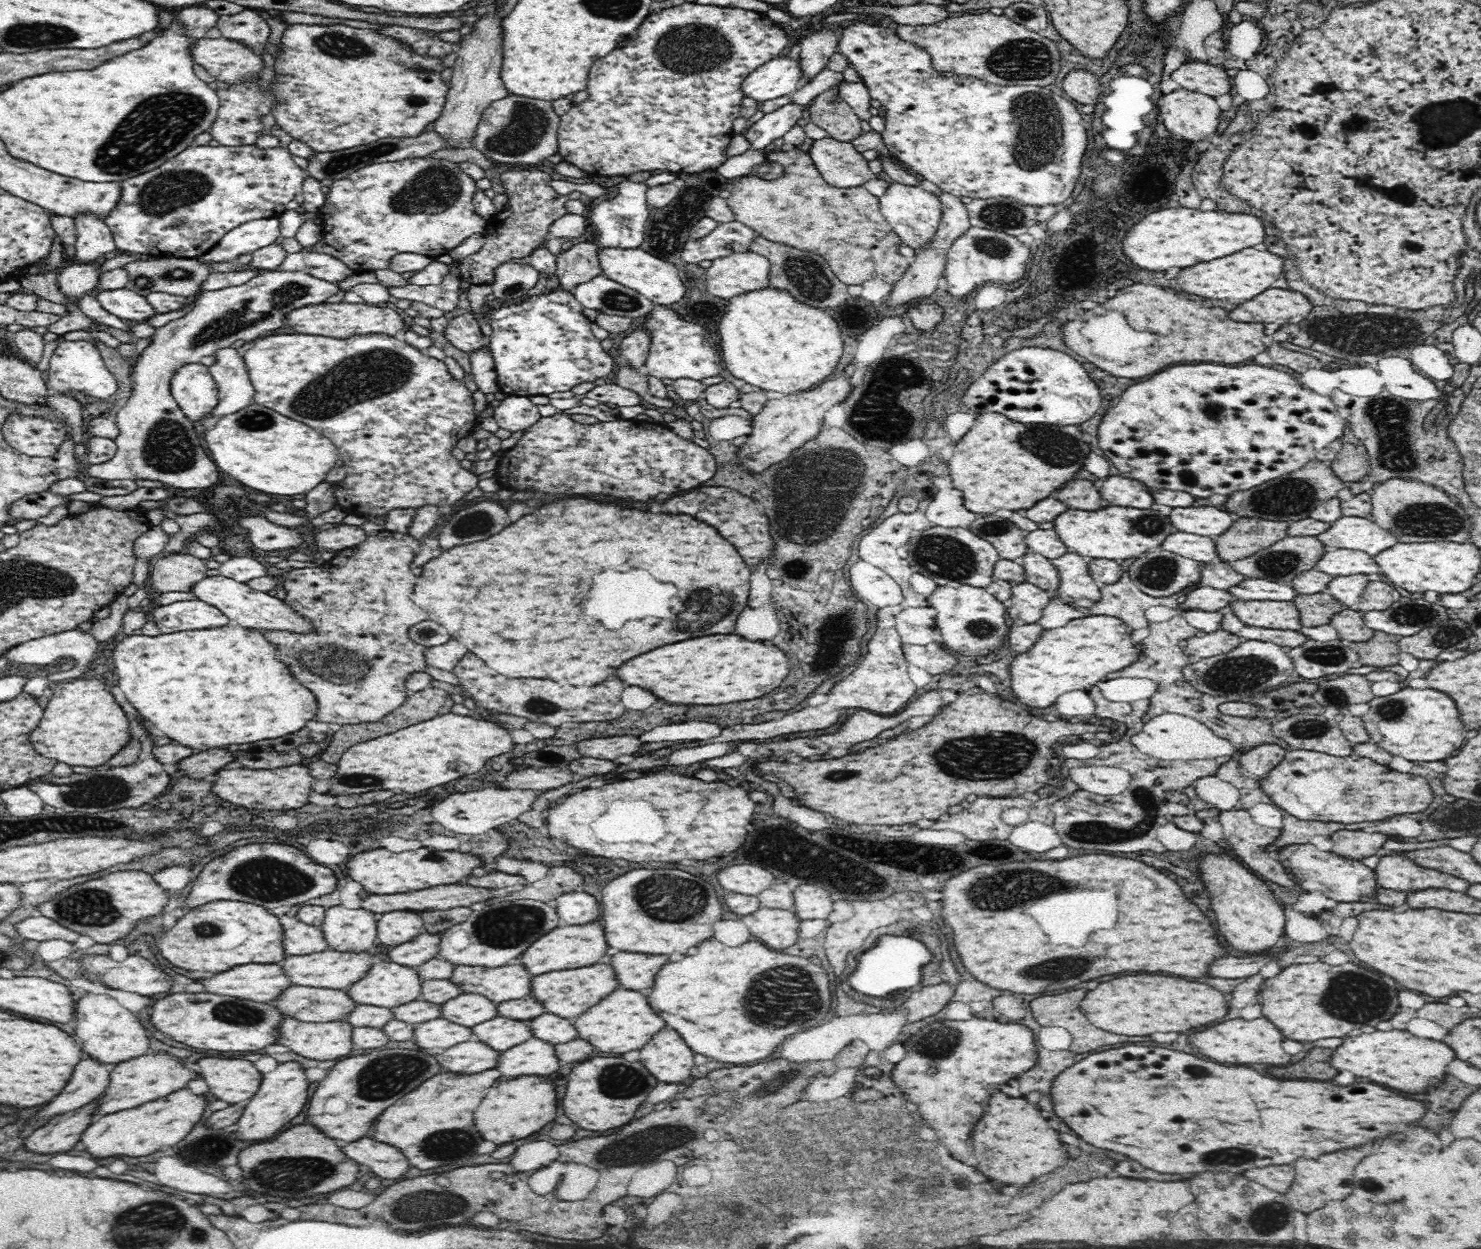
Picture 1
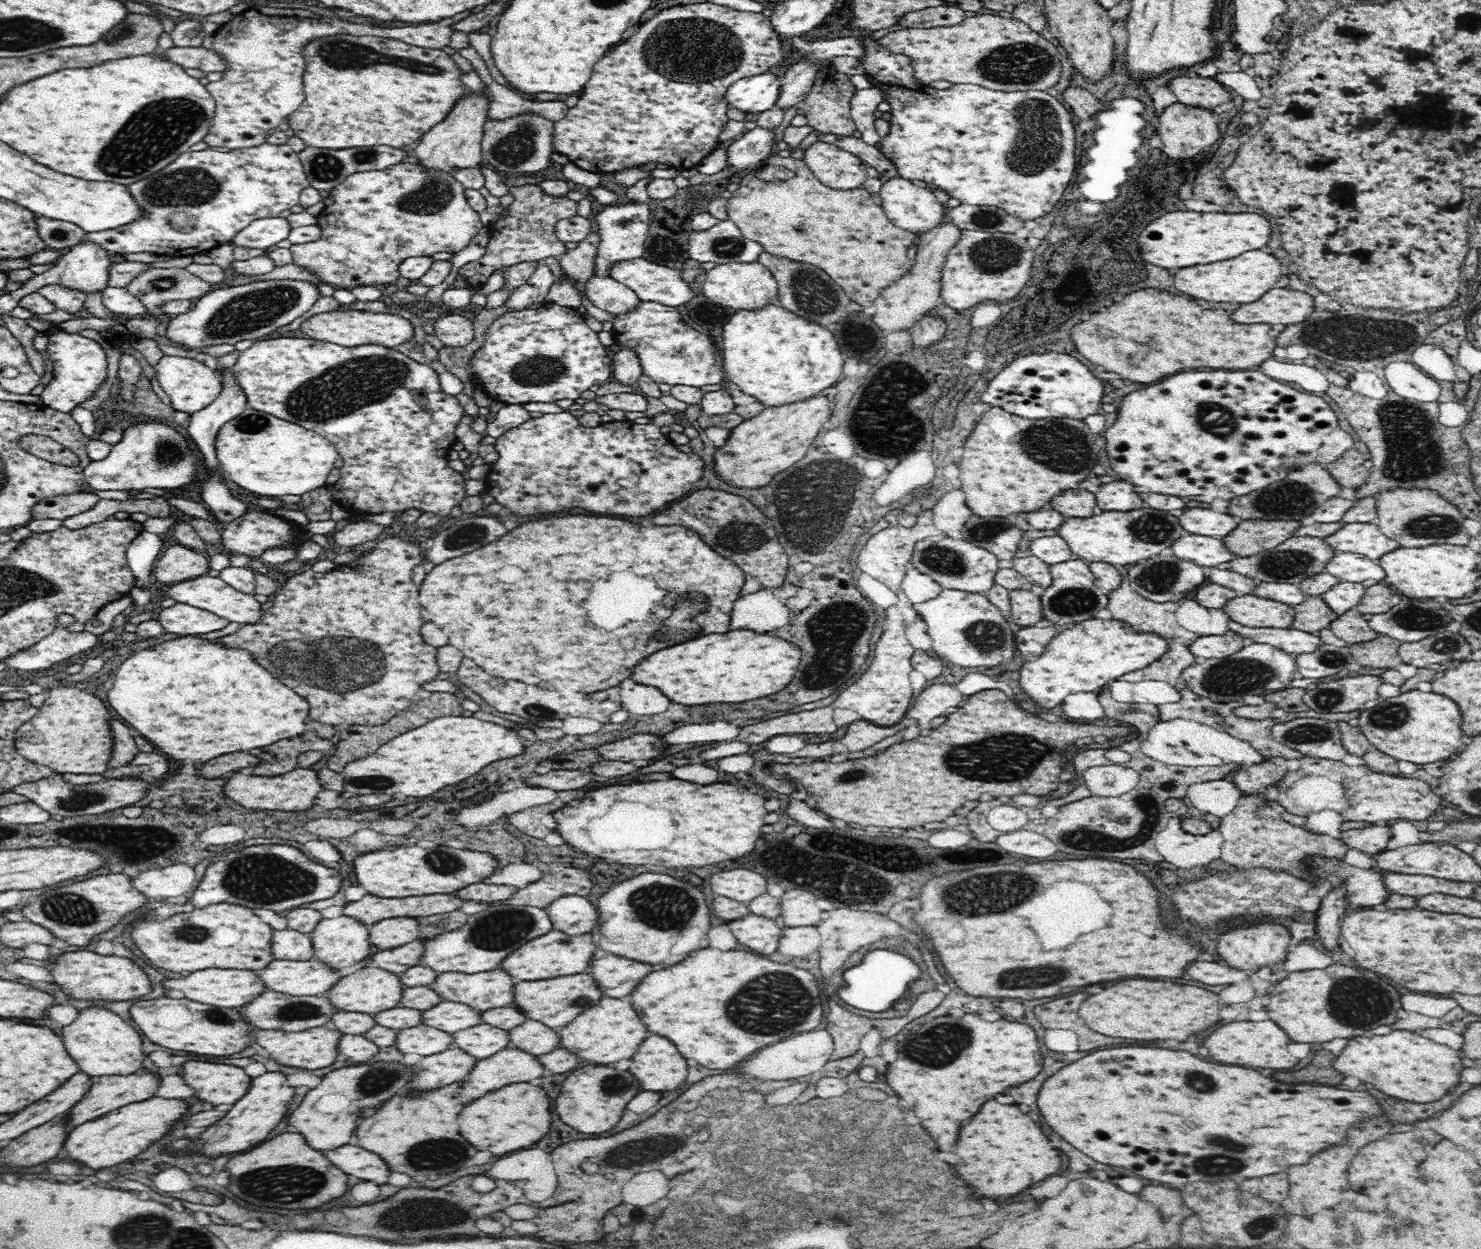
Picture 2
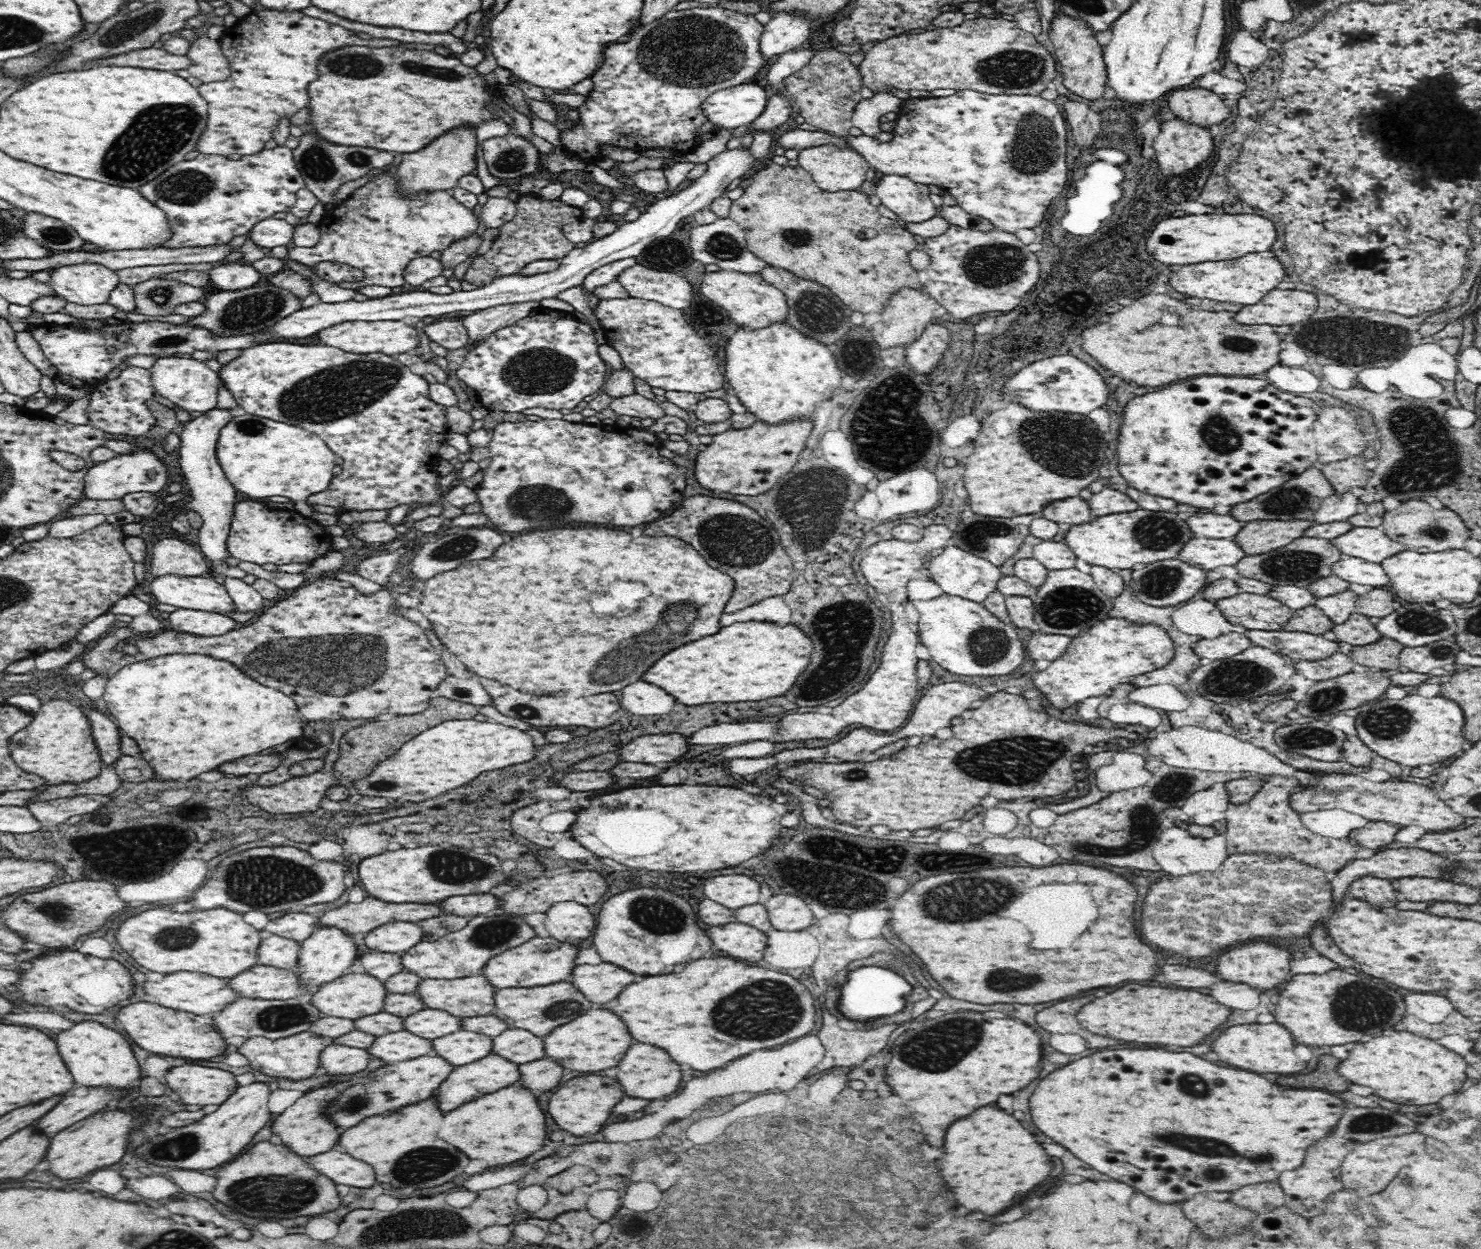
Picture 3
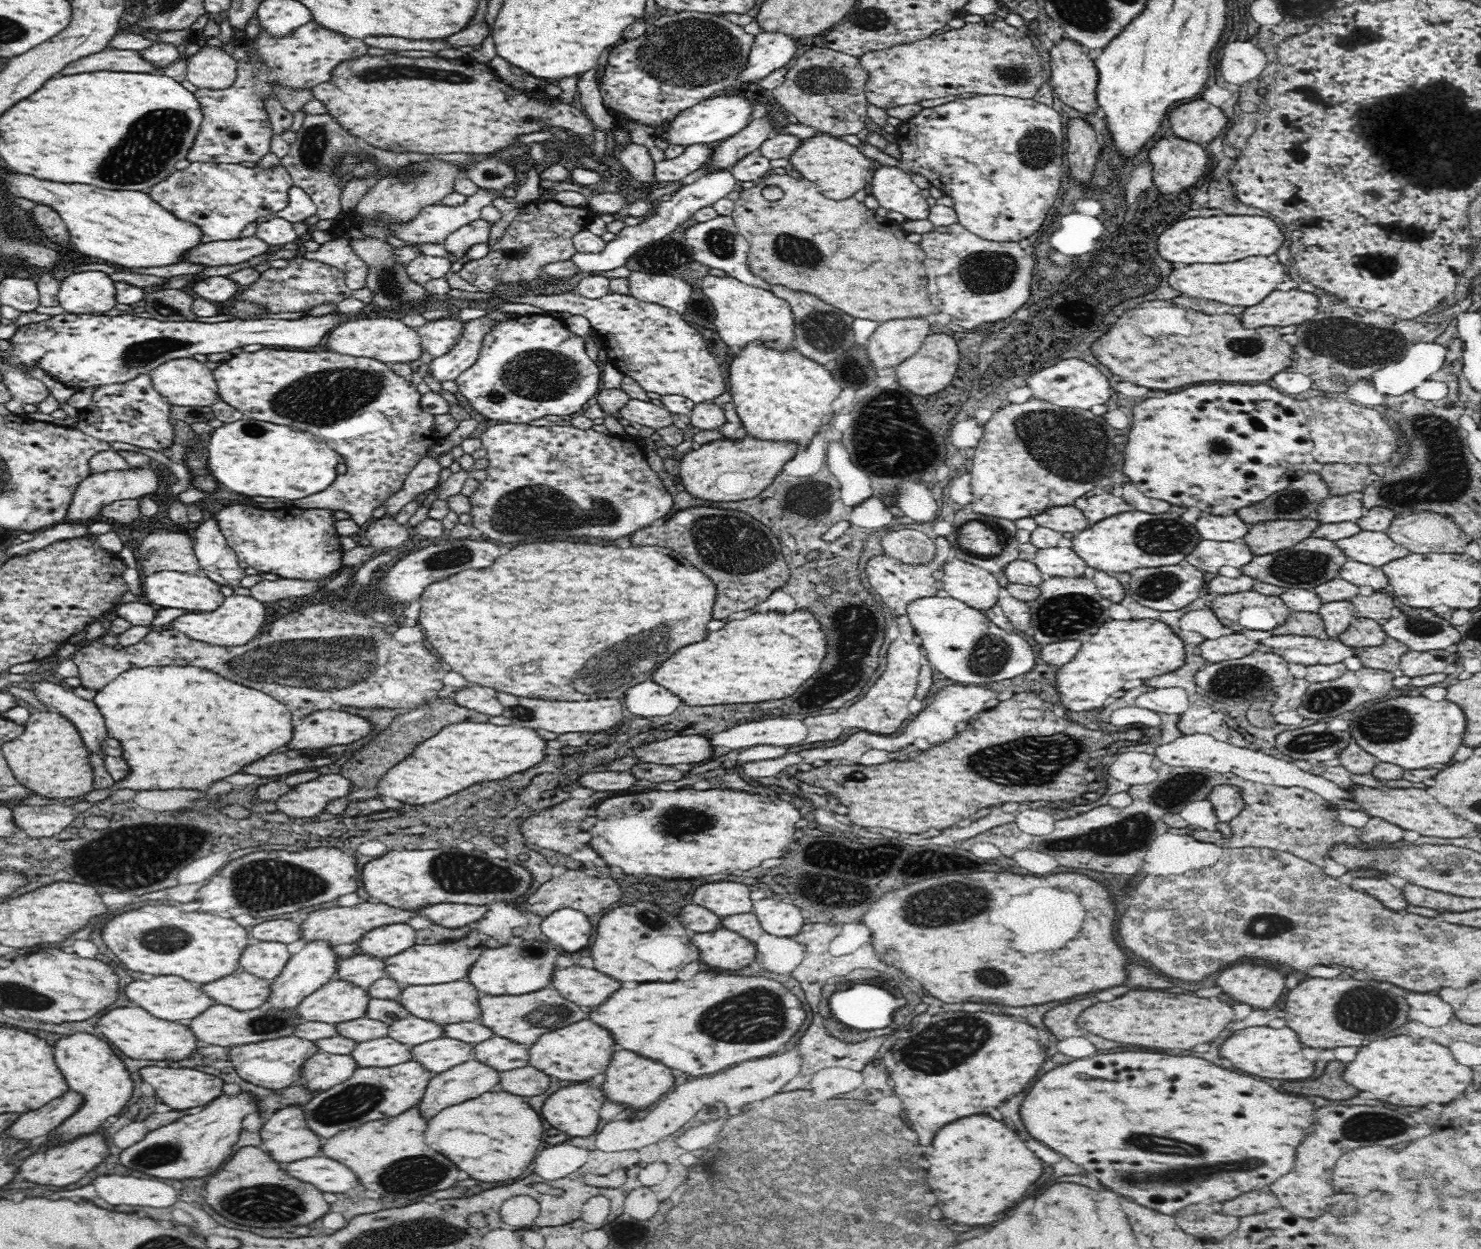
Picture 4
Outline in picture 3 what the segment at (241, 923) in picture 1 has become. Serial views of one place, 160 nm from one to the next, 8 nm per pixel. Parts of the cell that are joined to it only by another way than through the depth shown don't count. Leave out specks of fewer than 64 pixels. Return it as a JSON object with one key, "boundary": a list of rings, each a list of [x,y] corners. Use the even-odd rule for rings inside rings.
{"boundary":[[[152,908],[128,918],[116,932],[116,942],[140,966],[151,972],[212,972],[227,979],[259,964],[259,948],[264,932],[255,929],[234,909],[191,910],[179,913]]]}

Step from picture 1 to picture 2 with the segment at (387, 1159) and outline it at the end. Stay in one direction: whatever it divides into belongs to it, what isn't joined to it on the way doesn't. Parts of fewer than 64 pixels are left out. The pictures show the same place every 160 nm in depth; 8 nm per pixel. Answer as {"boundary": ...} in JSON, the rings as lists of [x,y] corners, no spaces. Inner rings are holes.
{"boundary":[[[342,1146],[332,1152],[328,1152],[332,1164],[335,1164],[342,1172],[352,1174],[360,1180],[371,1180],[376,1184],[386,1184],[390,1176],[390,1165],[384,1164],[386,1160],[380,1160],[371,1150],[364,1150],[360,1146]]]}

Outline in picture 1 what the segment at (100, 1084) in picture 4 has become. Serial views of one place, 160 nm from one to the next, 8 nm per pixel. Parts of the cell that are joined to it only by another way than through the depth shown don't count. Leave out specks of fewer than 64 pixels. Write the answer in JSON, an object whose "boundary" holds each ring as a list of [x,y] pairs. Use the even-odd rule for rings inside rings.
{"boundary":[[[107,990],[87,992],[84,996],[78,996],[76,1001],[74,1032],[76,1040],[82,1042],[82,1050],[88,1056],[115,1066],[151,1052],[148,1027],[143,1025],[134,1012],[124,1008],[111,992]]]}

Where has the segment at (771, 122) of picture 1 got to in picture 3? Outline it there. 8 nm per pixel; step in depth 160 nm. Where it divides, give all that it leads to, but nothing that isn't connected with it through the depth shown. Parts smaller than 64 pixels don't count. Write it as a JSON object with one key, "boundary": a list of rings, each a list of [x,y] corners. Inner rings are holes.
{"boundary":[[[736,148],[736,149],[726,149],[724,152],[720,152],[718,156],[714,156],[712,160],[707,162],[706,172],[697,178],[695,181],[687,187],[678,191],[675,195],[670,195],[663,199],[657,200],[651,206],[649,206],[646,212],[642,213],[639,218],[635,221],[628,221],[623,225],[620,225],[612,234],[604,236],[601,239],[592,240],[591,243],[587,244],[583,248],[574,247],[564,258],[560,259],[560,267],[553,272],[544,272],[544,274],[538,274],[536,276],[518,276],[509,275],[501,276],[500,278],[494,279],[490,284],[483,286],[482,288],[476,288],[474,290],[463,290],[453,291],[450,294],[436,294],[423,289],[407,289],[400,294],[391,294],[382,298],[366,299],[364,302],[358,302],[357,300],[351,299],[345,302],[339,303],[316,303],[315,305],[300,309],[299,311],[293,312],[291,315],[285,316],[282,320],[274,326],[264,330],[266,334],[270,334],[273,339],[284,340],[288,338],[308,338],[309,336],[314,336],[316,332],[320,332],[321,329],[328,328],[334,324],[340,324],[344,321],[350,320],[364,320],[364,321],[380,321],[380,320],[402,320],[405,316],[414,316],[414,318],[424,318],[425,316],[436,316],[436,317],[453,317],[458,312],[476,312],[485,308],[490,308],[492,306],[498,306],[500,304],[514,304],[516,302],[539,302],[544,300],[544,298],[554,298],[560,292],[572,288],[572,286],[580,286],[583,284],[583,280],[586,278],[590,272],[597,270],[598,268],[604,267],[605,264],[610,264],[610,262],[616,262],[616,260],[622,260],[622,258],[636,258],[642,251],[649,246],[650,243],[658,238],[665,239],[669,237],[674,230],[677,230],[679,222],[693,215],[699,210],[706,209],[708,204],[712,204],[716,198],[725,196],[726,188],[732,180],[740,178],[746,174],[746,170],[752,168],[755,162],[755,155],[752,153],[750,148]]]}

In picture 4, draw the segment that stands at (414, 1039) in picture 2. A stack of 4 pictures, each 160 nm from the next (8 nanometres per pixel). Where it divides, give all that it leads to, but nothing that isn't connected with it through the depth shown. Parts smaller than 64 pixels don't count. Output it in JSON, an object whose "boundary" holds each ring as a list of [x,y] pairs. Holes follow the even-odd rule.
{"boundary":[[[386,1036],[356,1043],[349,1054],[360,1068],[386,1068],[412,1061],[412,1047]]]}

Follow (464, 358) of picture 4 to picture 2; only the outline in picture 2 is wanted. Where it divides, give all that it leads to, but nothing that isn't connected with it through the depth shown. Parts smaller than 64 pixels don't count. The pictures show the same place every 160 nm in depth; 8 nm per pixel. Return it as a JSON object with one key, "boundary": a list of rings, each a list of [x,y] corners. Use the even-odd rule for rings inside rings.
{"boundary":[[[538,261],[538,264],[538,269],[528,279],[528,282],[514,289],[506,299],[503,304],[506,306],[505,312],[516,312],[516,310],[525,309],[526,306],[532,306],[532,304],[542,304],[550,287],[555,284],[555,277],[552,269],[543,261]]]}

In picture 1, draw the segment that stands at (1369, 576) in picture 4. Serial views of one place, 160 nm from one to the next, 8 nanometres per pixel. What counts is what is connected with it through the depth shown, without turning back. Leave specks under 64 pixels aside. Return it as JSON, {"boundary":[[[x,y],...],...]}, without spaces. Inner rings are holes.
{"boundary":[[[1338,548],[1324,552],[1315,566],[1319,571],[1336,576],[1350,576],[1352,574],[1378,574],[1378,563],[1366,551]]]}

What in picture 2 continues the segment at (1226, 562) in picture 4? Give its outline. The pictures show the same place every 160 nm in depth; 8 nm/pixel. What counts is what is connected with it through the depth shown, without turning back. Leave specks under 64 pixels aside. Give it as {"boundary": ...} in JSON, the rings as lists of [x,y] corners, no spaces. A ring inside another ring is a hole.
{"boundary":[[[1190,534],[1176,540],[1169,553],[1204,568],[1216,567],[1235,557],[1228,548],[1224,548],[1222,539]]]}

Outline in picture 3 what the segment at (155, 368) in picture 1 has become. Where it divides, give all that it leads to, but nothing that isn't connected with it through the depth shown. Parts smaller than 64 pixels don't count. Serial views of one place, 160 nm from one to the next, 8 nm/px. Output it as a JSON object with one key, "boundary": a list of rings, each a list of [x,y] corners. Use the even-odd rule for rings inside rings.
{"boundary":[[[263,281],[244,289],[225,289],[204,299],[204,312],[190,317],[188,324],[207,328],[218,336],[257,334],[278,323],[285,316],[299,311],[302,299],[282,286]],[[134,448],[130,454],[117,454],[114,458],[100,462],[88,470],[84,476],[83,499],[121,500],[128,494],[150,492],[162,495],[168,482],[166,466],[152,453],[144,449]]]}

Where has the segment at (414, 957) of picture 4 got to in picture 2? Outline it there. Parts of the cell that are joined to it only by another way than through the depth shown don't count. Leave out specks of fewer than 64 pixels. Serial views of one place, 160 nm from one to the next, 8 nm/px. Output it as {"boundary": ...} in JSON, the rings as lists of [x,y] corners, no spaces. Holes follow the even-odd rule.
{"boundary":[[[490,902],[483,911],[470,915],[464,926],[444,932],[433,939],[424,940],[424,954],[420,965],[436,970],[436,973],[489,972],[498,969],[514,950],[552,929],[551,920],[545,909]]]}

